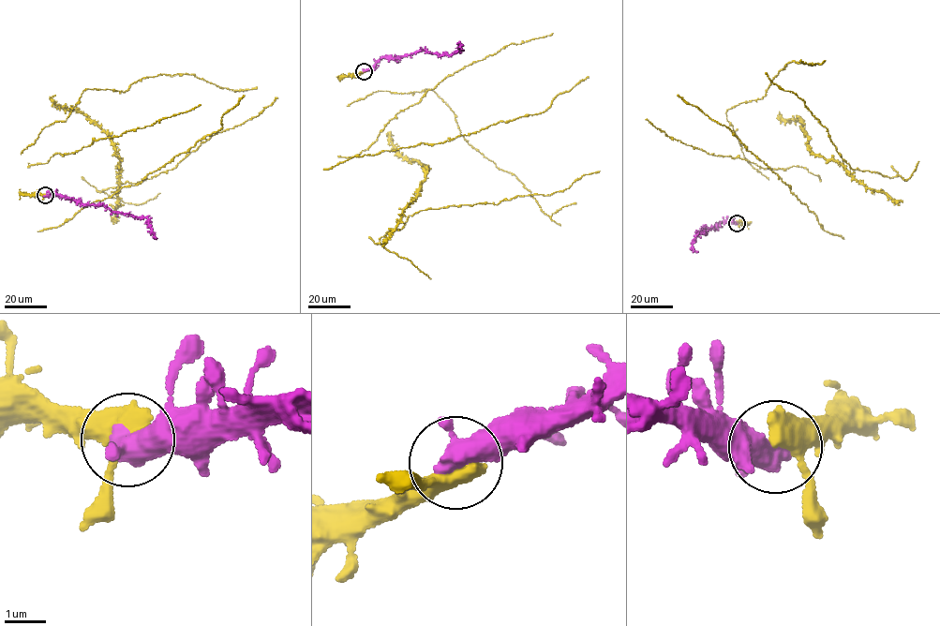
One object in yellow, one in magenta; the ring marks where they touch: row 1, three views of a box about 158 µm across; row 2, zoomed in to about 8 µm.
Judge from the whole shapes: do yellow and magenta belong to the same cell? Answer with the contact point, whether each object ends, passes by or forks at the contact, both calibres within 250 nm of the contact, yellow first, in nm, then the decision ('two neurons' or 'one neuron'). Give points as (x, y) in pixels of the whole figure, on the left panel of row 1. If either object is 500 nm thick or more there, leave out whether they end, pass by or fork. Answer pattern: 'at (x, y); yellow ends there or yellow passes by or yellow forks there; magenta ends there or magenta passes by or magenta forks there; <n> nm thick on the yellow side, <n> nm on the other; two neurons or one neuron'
at (45, 195); 480 nm thick on the yellow side, 650 nm on the other; one neuron

